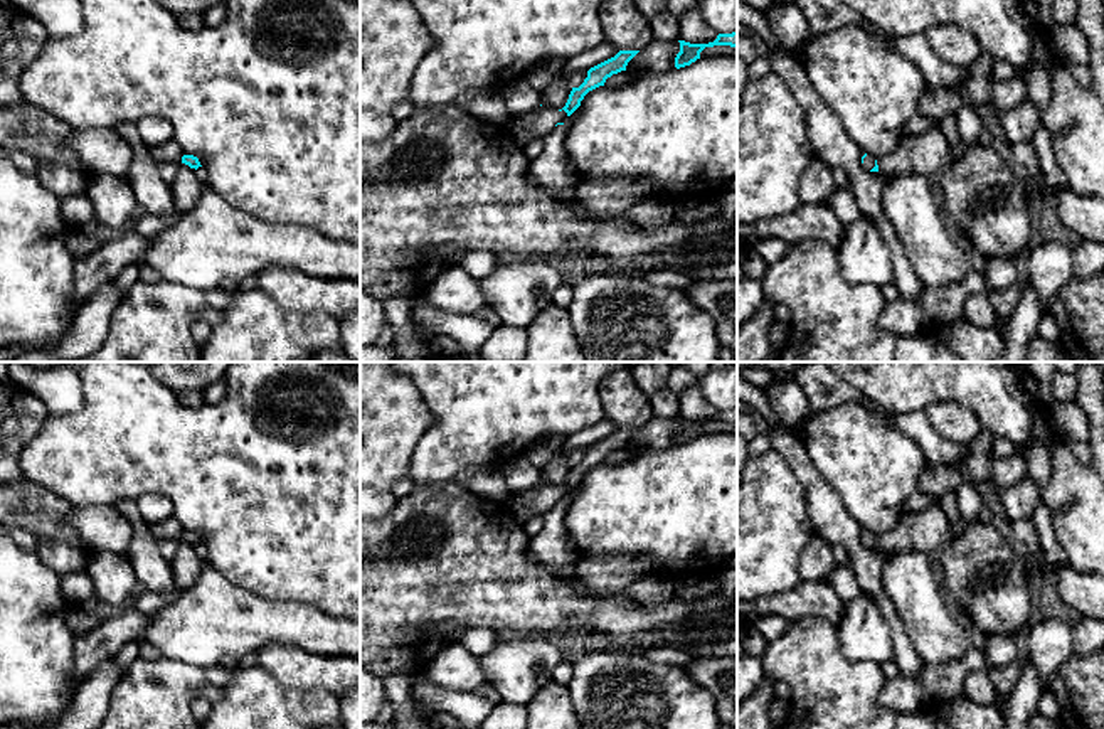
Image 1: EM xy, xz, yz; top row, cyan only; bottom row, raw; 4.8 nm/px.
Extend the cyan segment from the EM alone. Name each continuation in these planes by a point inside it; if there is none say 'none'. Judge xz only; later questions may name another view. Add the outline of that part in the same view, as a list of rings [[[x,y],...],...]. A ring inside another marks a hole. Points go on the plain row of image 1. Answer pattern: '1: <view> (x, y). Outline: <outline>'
1: xz (541, 499). Outline: [[[547,482],[539,483],[535,488],[525,493],[510,493],[505,502],[502,502],[512,513],[517,508],[528,508],[532,513],[547,513],[557,500],[564,500],[567,490],[562,487],[552,487]]]

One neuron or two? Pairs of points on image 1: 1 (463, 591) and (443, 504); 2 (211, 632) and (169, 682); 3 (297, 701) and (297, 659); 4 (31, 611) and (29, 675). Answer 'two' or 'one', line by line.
1: one
2: two
3: two
4: one

